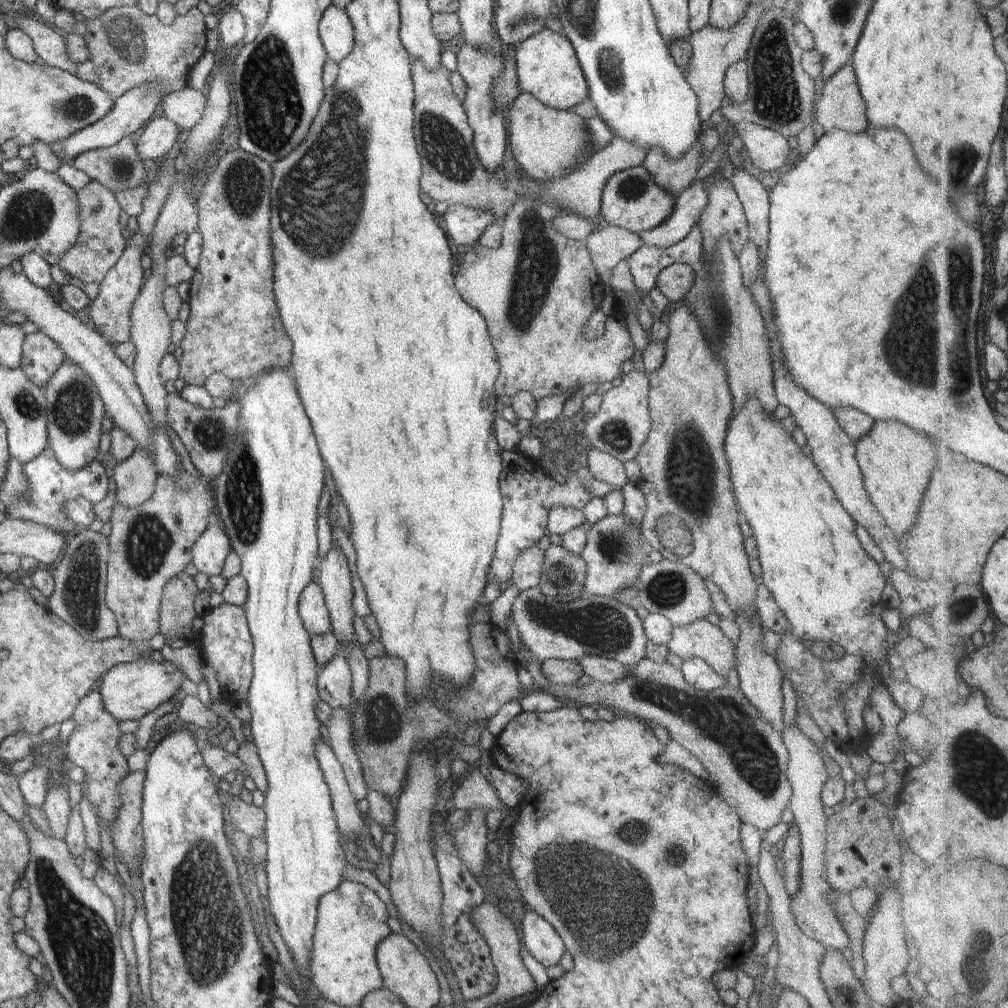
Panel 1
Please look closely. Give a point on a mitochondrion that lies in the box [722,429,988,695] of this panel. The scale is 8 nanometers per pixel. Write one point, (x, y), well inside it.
(964, 606)

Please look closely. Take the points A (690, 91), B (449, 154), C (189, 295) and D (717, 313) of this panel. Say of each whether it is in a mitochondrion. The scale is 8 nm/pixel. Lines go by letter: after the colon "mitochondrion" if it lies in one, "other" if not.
A: other
B: mitochondrion
C: other
D: mitochondrion

